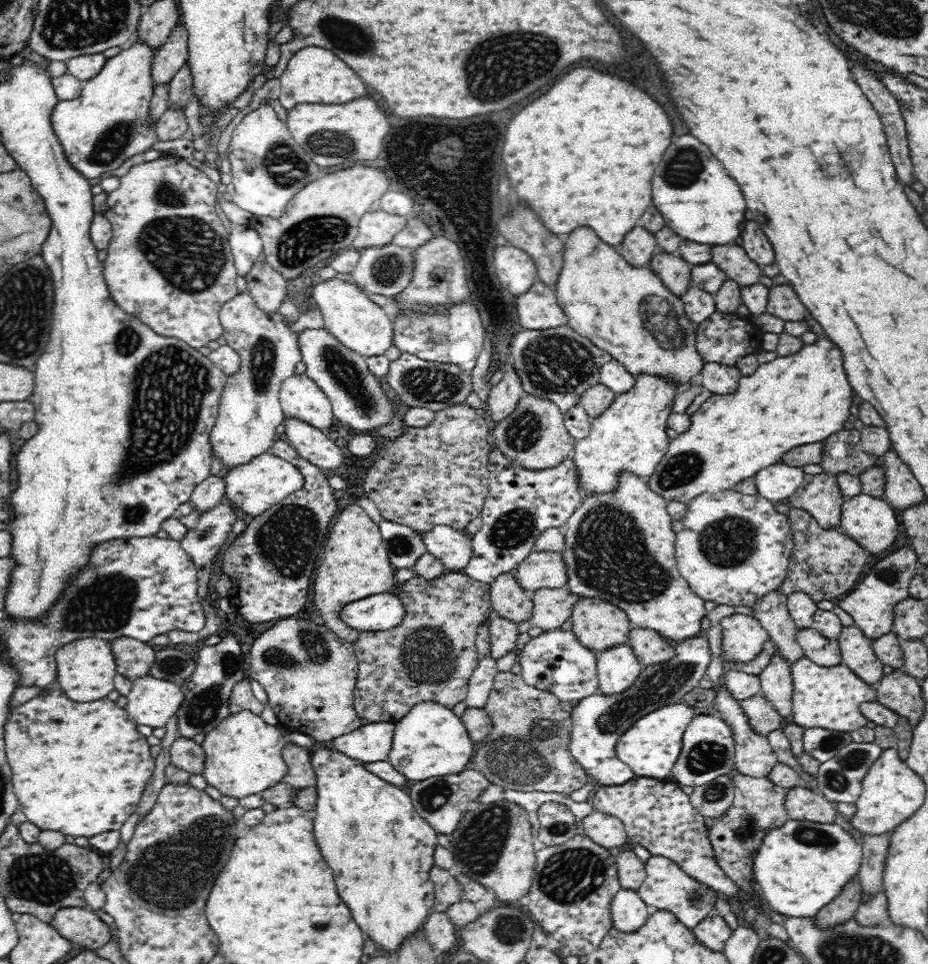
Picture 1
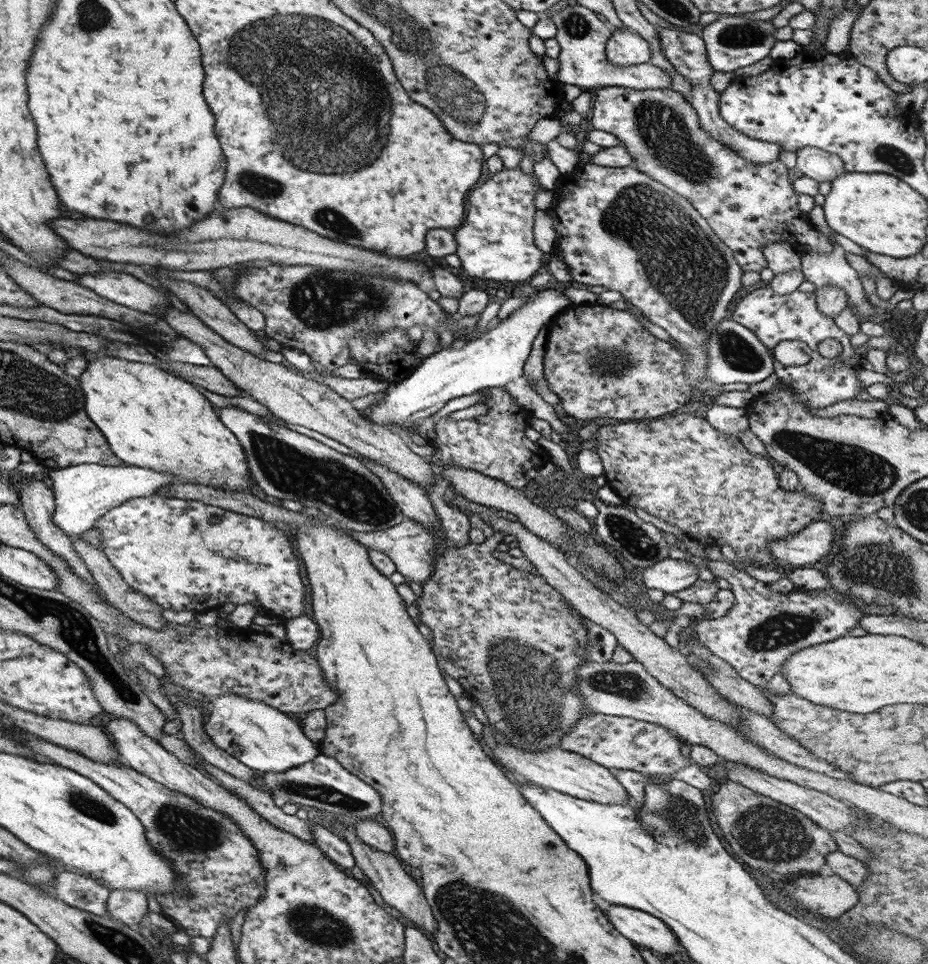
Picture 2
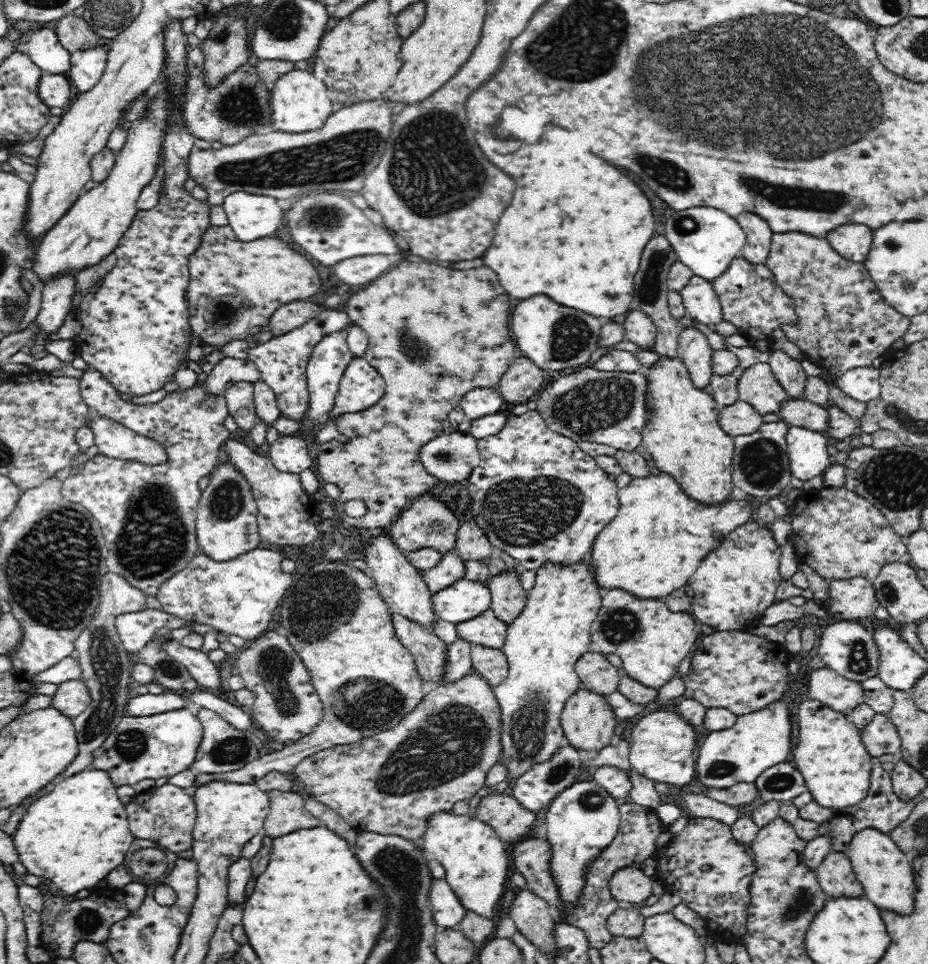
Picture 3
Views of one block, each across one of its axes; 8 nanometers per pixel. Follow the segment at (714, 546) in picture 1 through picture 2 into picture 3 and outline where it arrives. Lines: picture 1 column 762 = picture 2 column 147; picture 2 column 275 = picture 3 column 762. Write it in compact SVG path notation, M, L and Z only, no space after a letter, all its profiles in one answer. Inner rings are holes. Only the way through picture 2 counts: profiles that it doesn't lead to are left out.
M748 522L736 528L728 536L727 540L706 556L696 573L688 580L688 585L694 591L691 598L691 615L698 625L706 624L716 632L746 631L760 621L764 611L776 602L775 593L783 579L779 574L781 547L776 544L774 537L770 535L770 529L761 522Z

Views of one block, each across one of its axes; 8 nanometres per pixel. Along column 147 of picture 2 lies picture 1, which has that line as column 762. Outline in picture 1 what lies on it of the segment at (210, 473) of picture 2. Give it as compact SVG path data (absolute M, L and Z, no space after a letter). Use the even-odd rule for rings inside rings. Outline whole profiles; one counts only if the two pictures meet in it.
M828 338L819 339L813 345L804 345L800 352L796 352L792 356L777 356L768 363L760 364L760 368L754 374L741 377L736 392L732 394L712 394L706 398L696 412L689 416L691 420L690 428L682 434L671 436L667 451L661 458L660 464L656 467L652 476L646 479L647 485L654 494L661 496L664 500L677 500L682 504L687 504L692 498L696 498L696 496L700 496L704 492L716 493L724 490L735 490L737 484L753 477L762 468L768 468L768 466L780 463L782 456L792 448L802 446L802 444L822 443L828 436L832 436L832 434L842 430L844 422L848 420L850 415L850 404L852 404L852 388L850 388L850 384L848 384L848 380L844 376L842 356L840 356L838 348L834 348L834 344L831 344Z

